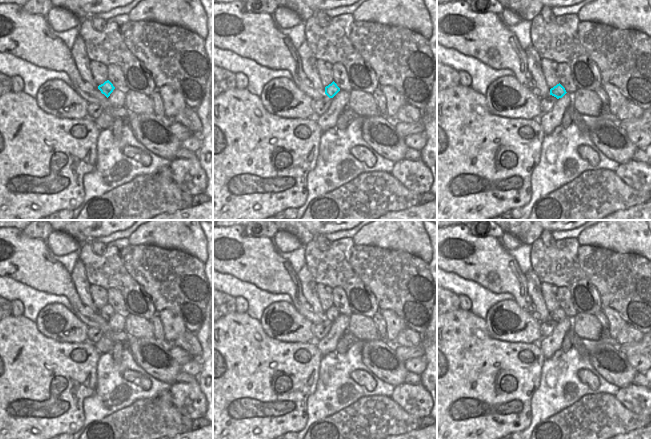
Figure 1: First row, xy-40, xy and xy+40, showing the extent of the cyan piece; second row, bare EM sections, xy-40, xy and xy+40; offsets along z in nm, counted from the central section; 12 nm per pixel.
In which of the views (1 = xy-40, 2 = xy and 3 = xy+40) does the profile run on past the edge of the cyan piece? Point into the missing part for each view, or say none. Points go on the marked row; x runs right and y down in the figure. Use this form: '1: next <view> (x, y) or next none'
1: next none
2: next none
3: next none

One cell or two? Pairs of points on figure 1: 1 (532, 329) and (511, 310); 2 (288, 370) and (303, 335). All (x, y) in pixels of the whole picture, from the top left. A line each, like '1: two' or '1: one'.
1: one
2: two

